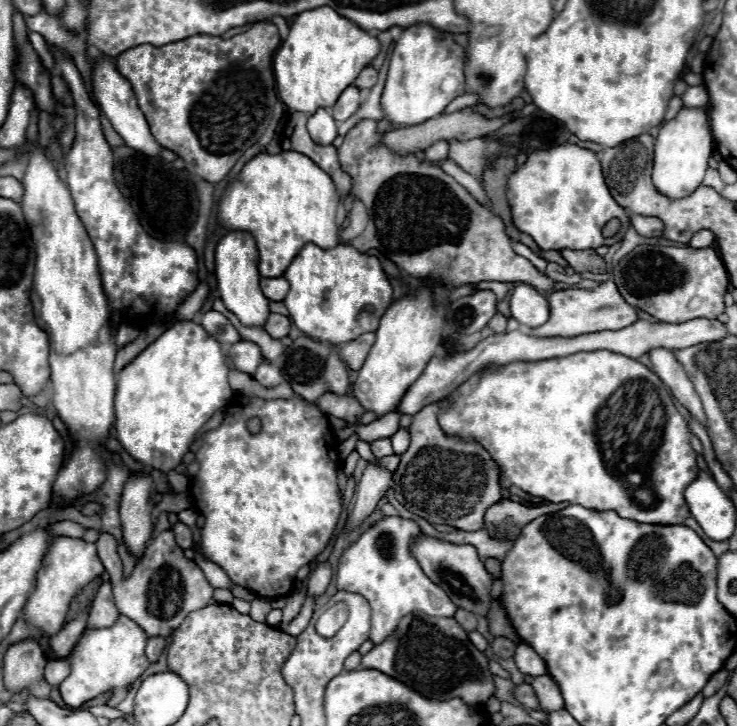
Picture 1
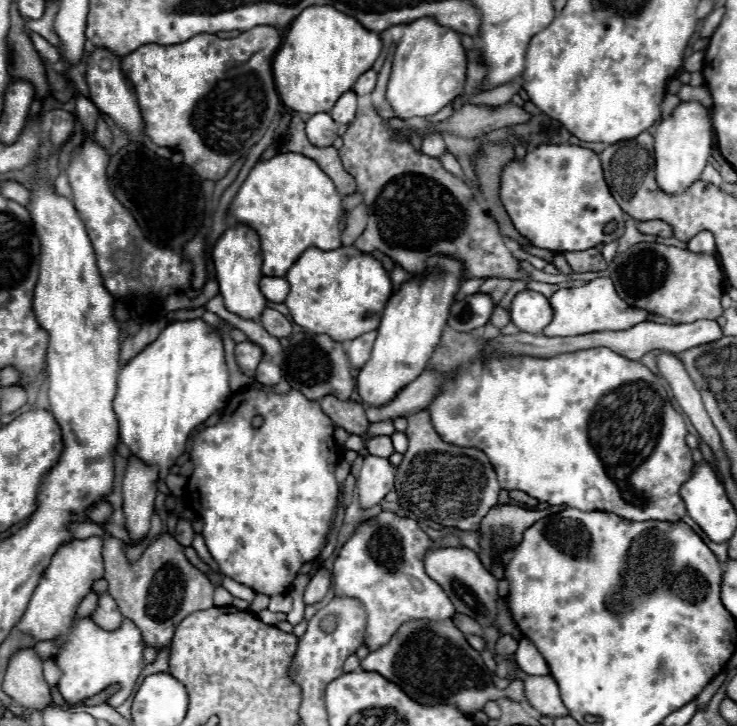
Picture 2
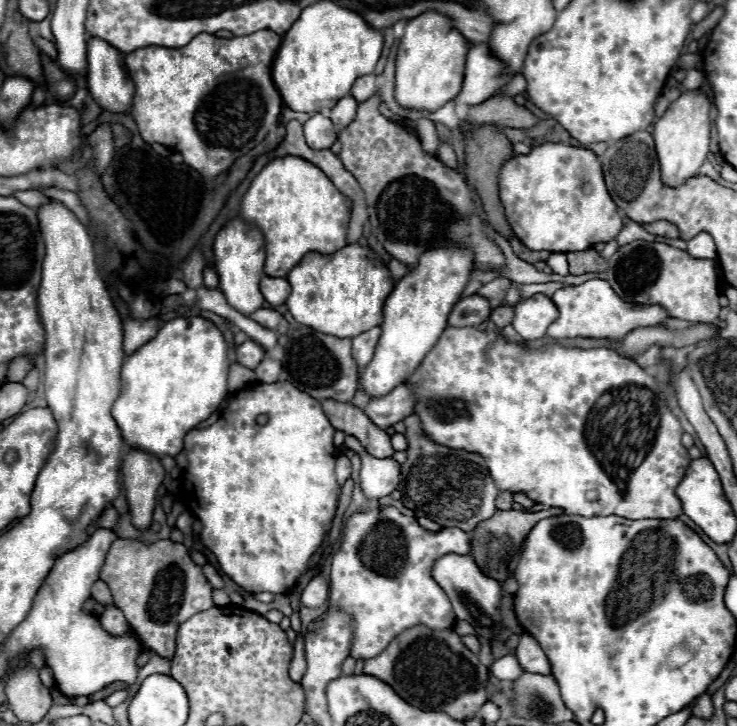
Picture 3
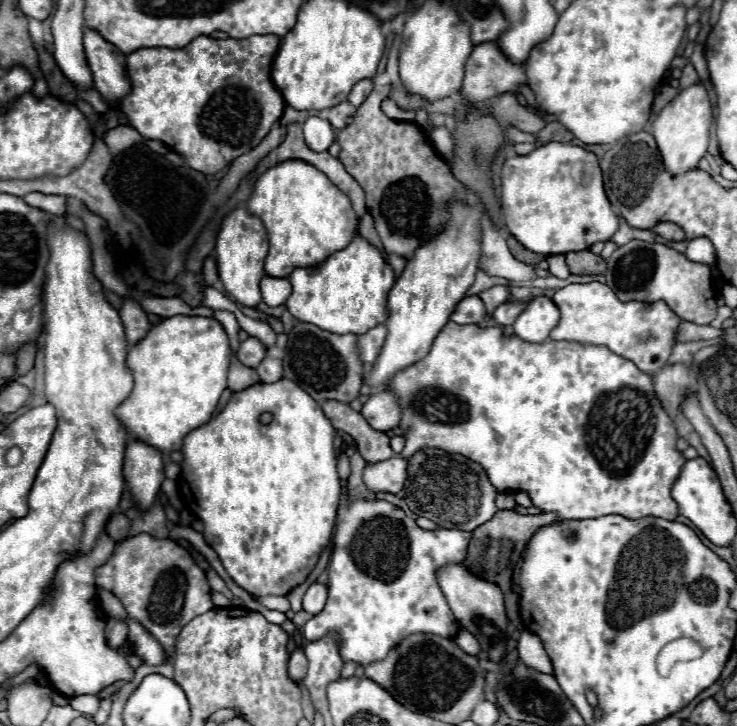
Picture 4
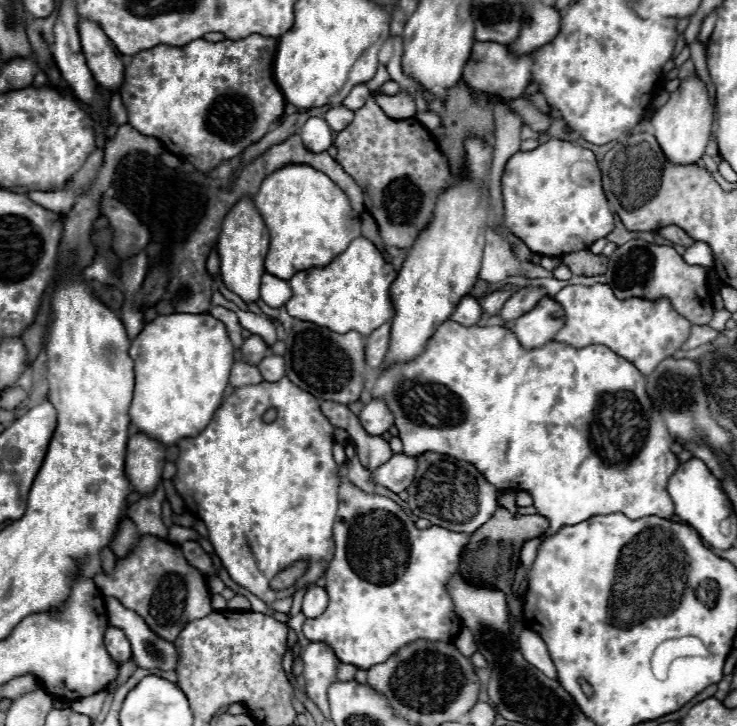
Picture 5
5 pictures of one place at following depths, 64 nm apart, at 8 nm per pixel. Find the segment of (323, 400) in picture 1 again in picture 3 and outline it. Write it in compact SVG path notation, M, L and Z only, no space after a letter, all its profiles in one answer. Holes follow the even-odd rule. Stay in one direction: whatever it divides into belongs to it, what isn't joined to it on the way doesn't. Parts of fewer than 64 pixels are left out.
M332 398L324 400L322 408L324 408L328 420L332 422L332 426L350 436L356 436L370 456L392 458L394 448L390 444L390 436L384 430L376 428L360 408L356 408L352 404L336 402Z

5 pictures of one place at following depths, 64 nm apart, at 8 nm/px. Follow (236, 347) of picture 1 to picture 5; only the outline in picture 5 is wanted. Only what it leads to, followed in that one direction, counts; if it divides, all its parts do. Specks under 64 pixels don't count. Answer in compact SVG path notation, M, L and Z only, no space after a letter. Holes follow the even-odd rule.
M252 334L252 336L244 342L244 346L240 348L240 352L242 352L242 360L244 360L244 362L256 366L262 358L268 356L268 344L266 344L260 336Z

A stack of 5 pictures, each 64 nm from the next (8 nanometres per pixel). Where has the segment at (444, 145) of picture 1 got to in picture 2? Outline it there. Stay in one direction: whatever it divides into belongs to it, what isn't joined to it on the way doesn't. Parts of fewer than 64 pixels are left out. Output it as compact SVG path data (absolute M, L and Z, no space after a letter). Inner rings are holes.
M434 132L426 134L422 140L422 152L432 158L438 158L440 154L444 154L446 146L444 146L444 140L440 138L440 134L434 134Z

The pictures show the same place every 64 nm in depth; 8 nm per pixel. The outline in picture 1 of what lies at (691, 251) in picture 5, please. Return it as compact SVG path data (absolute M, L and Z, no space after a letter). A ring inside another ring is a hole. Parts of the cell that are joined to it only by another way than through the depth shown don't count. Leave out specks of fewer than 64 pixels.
M700 230L692 236L692 240L688 242L690 248L710 248L714 244L714 234L710 230Z

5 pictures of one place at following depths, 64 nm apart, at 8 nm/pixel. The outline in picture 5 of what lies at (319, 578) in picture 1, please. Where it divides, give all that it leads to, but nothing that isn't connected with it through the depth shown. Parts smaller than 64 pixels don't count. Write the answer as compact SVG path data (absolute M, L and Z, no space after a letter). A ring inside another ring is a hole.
M310 586L304 594L304 602L302 602L302 614L306 616L306 620L318 618L328 606L328 596L326 590L320 586Z

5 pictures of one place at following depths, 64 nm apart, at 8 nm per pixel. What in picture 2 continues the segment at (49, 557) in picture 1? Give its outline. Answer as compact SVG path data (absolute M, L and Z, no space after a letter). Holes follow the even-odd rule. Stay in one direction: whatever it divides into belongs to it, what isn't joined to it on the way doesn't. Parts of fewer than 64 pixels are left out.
M92 536L92 540L76 540L66 546L60 546L52 556L52 562L42 574L38 588L34 590L26 614L18 622L18 630L22 634L30 634L34 640L58 640L60 648L54 654L54 662L60 668L60 694L66 702L78 704L110 684L120 684L120 689L107 701L113 708L121 705L131 695L134 684L142 672L142 652L144 640L140 630L124 620L122 628L106 631L96 626L92 618L76 618L78 604L84 600L94 580L100 580L104 574L102 566L102 546L104 540L100 536Z

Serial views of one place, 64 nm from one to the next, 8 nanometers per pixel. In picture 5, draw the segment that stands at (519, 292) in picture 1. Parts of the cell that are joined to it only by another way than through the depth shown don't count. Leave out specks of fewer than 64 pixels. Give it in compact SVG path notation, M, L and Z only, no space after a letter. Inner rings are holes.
M542 298L530 312L516 318L512 332L524 348L532 350L552 342L554 334L558 334L564 324L566 314L562 306L558 306L552 298Z

